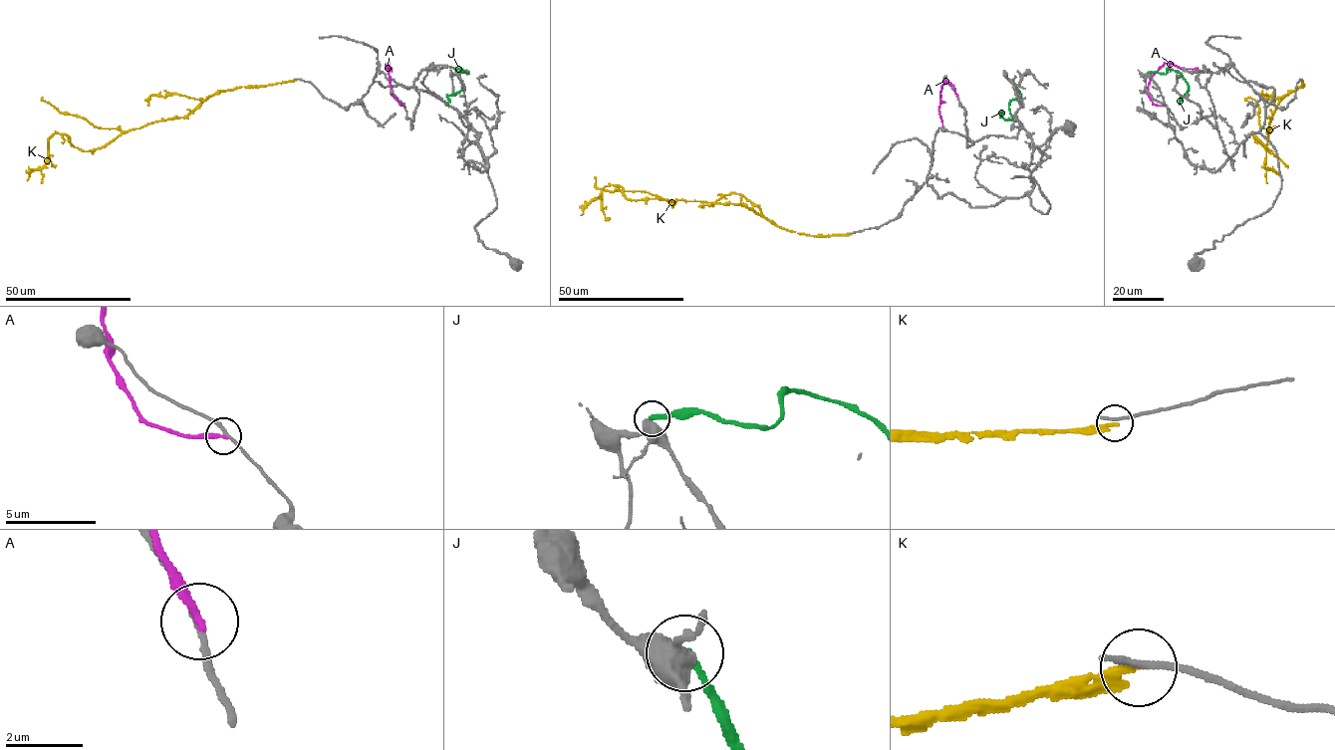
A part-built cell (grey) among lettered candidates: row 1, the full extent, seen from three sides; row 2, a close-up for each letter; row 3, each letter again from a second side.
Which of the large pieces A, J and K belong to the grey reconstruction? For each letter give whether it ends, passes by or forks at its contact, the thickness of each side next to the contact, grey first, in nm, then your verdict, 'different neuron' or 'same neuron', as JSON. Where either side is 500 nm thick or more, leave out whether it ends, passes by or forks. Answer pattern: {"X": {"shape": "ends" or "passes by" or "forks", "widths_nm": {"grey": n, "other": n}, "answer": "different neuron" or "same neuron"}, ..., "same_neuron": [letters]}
{"A": {"shape": "ends", "widths_nm": {"grey": 160, "other": 240}, "answer": "different neuron"}, "J": {"widths_nm": {"grey": 700, "other": 220}, "answer": "different neuron"}, "K": {"shape": "ends", "widths_nm": {"grey": 200, "other": 240}, "answer": "different neuron"}, "same_neuron": []}

